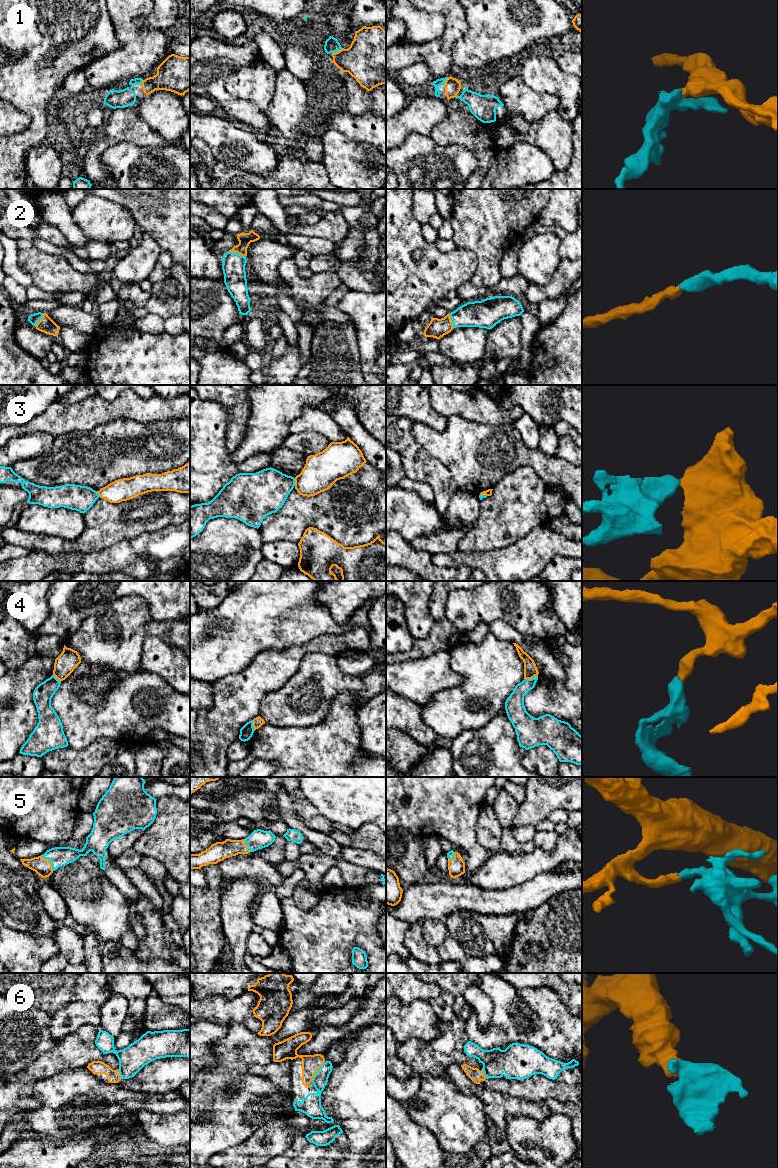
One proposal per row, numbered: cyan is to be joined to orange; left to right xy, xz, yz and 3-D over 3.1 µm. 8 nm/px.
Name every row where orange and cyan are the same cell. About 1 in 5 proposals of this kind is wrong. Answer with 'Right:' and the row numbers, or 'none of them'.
Right: 1, 2, 5, 6

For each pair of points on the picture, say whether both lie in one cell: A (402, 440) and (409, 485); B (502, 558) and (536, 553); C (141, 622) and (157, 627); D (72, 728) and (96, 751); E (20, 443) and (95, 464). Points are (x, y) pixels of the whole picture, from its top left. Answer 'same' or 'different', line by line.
A: different
B: same
C: same
D: different
E: different

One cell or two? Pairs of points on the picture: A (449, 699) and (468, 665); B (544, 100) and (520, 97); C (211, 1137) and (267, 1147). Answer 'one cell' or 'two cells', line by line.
A: one cell
B: one cell
C: two cells

